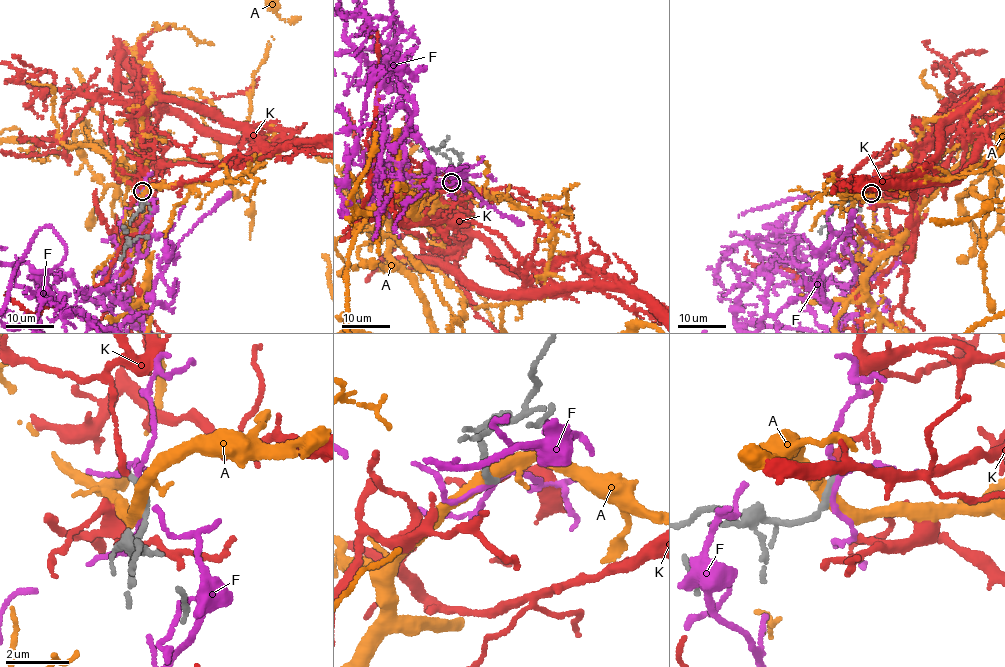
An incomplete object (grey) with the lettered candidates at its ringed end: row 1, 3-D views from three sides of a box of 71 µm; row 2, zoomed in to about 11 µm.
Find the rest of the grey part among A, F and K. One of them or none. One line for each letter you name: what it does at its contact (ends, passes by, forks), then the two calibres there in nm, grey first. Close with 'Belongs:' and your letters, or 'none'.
Belongs: none

